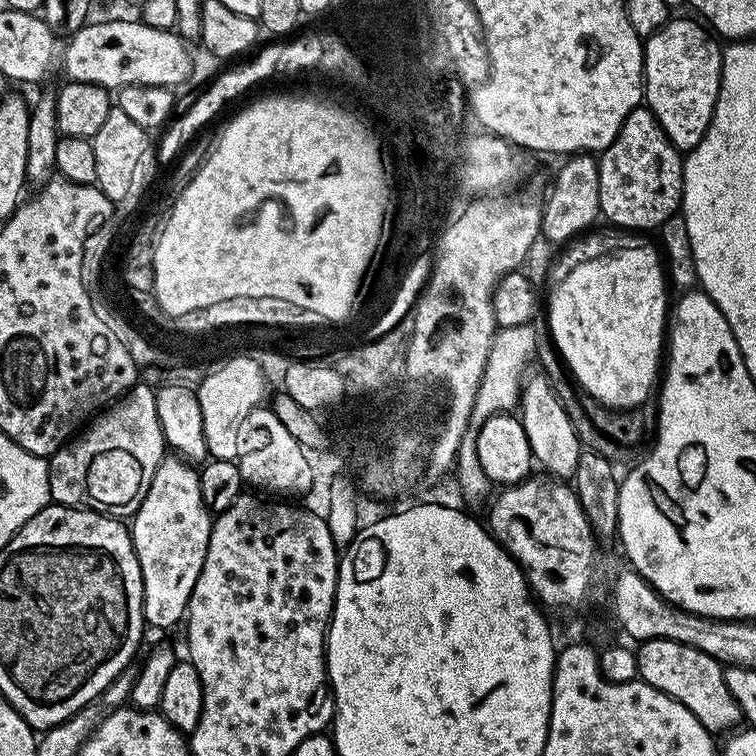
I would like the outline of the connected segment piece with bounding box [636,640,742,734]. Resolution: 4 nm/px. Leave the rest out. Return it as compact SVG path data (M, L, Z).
M645 640L637 647L636 653L639 679L682 702L682 706L686 706L686 710L690 710L690 714L694 714L709 732L727 733L741 723L740 707L726 686L724 668L710 658L710 654L702 654L702 650L694 646L673 640Z

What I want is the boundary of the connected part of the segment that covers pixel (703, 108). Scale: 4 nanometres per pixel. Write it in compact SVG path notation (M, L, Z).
M669 19L668 24L662 26L662 30L650 34L644 40L643 103L658 118L673 146L684 154L691 152L694 146L698 146L698 142L702 142L710 126L710 118L718 102L720 71L724 65L721 45L716 45L717 37L699 19L696 20Z

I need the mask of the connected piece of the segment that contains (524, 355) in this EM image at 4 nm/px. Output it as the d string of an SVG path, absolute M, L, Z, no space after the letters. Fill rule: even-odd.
M533 323L500 328L492 337L491 348L487 354L487 361L484 363L483 376L479 382L478 394L475 396L474 410L471 411L470 422L462 436L454 465L454 477L456 476L457 482L460 483L461 494L468 500L476 500L479 496L489 495L490 481L486 470L482 470L482 462L478 462L478 430L485 424L486 418L496 416L500 412L509 413L517 407L523 377L522 367L529 362L531 356L533 359L538 350L535 328Z

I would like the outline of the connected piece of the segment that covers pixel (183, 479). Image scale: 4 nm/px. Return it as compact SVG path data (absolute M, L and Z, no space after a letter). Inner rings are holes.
M175 454L165 455L158 470L154 470L154 478L150 482L150 490L146 490L146 498L142 498L142 506L130 520L132 545L144 583L144 622L149 629L172 628L179 620L181 623L185 619L198 574L202 574L202 566L206 562L213 519L213 513L204 504L199 471Z

